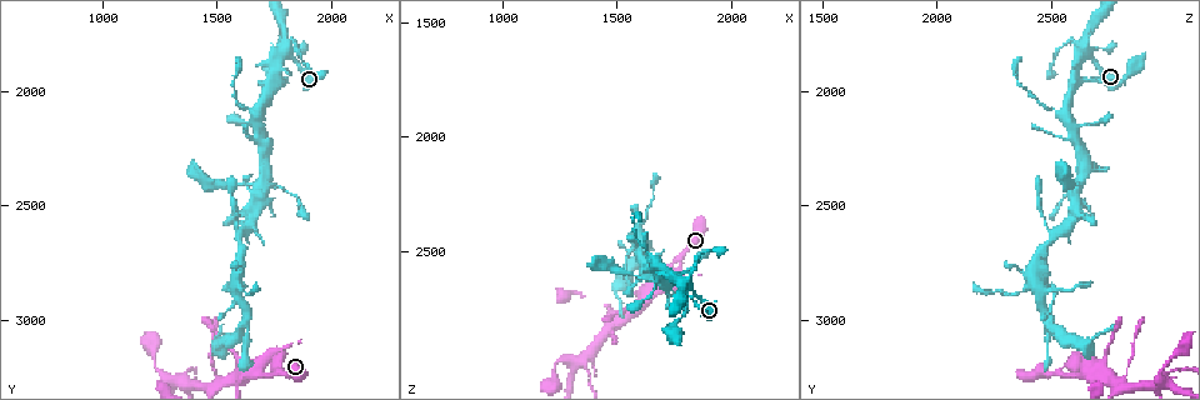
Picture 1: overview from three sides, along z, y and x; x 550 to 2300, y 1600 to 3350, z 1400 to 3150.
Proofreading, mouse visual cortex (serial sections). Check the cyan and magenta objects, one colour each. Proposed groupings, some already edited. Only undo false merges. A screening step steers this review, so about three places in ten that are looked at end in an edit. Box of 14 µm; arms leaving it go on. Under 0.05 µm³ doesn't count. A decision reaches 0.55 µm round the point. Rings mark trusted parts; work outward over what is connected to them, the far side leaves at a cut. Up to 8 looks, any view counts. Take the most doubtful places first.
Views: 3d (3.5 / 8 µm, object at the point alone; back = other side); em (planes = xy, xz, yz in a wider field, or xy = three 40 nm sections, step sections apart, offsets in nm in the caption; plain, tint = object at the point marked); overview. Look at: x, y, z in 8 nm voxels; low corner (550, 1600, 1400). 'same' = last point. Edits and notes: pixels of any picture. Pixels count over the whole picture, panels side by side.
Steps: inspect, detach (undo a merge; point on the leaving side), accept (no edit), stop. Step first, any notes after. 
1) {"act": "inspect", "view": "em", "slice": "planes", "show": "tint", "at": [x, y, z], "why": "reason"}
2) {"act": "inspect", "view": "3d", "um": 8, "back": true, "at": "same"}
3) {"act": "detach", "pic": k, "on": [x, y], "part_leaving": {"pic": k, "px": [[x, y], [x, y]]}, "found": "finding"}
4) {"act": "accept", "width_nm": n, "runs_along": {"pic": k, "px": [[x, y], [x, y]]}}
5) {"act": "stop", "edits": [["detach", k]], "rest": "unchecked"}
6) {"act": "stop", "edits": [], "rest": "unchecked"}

{"act": "inspect", "view": "3d", "um": 3.5, "back": true, "at": [1610, 3230, 2700], "why": "abrupt turn"}

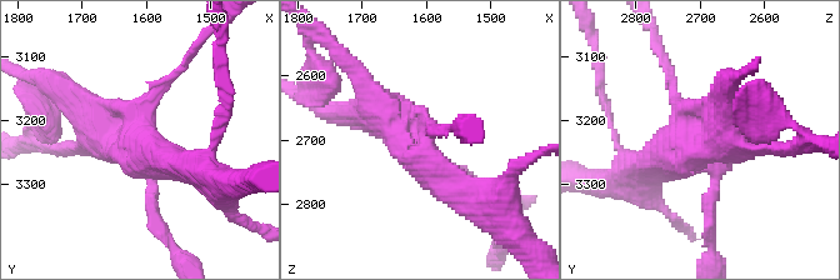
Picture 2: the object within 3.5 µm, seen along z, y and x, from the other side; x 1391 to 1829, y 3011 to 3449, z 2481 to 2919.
{"act": "accept", "runs_along": {"pic": 2, "px": [[363, 80], [420, 164], [466, 193]]}, "found": "all the same cell"}

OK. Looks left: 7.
{"act": "inspect", "view": "3d", "um": 3.5, "at": [1800, 1830, 2650]}

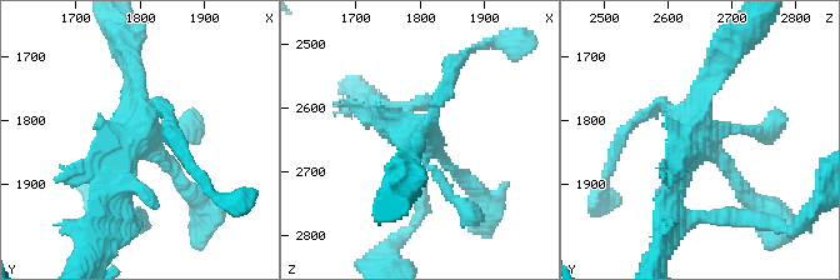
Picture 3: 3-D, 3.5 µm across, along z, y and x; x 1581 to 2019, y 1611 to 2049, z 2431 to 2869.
{"act": "inspect", "view": "em", "slice": "xy", "step": 3, "show": "tint", "at": [1805, 1830, 2650]}

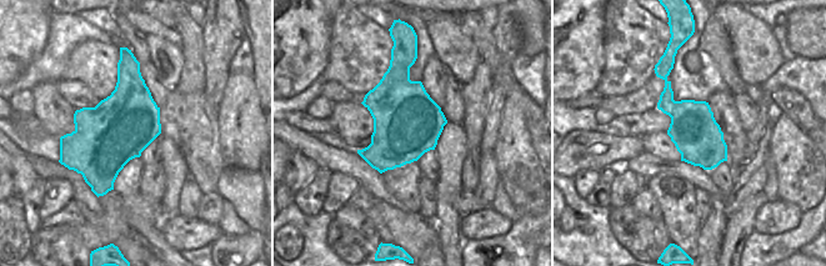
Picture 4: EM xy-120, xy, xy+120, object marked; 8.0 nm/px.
{"act": "accept", "runs_along": {"pic": 3, "px": [[466, 183], [385, 109]]}, "found": "one cell here"}

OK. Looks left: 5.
{"act": "inspect", "view": "3d", "um": 3.5, "at": [1680, 2090, 2560], "why": "arms part here"}

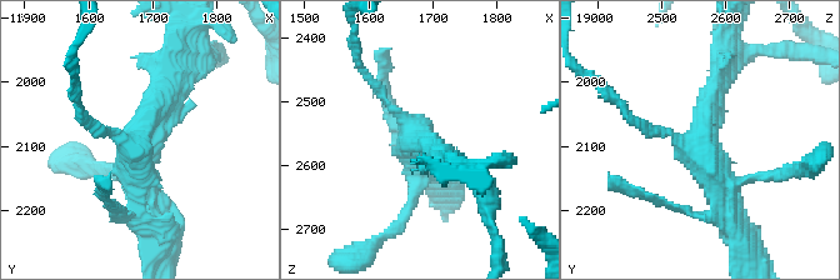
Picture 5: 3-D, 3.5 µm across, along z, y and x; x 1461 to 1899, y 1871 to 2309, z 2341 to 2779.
{"act": "inspect", "view": "em", "slice": "xy", "step": 1, "show": "tint", "at": [1675, 2095, 2560], "why": "shape alone is not enough"}

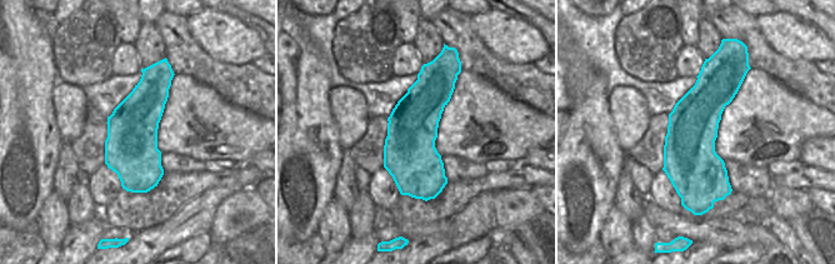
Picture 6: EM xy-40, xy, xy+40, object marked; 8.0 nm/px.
{"act": "accept", "arm_widths_nm": [150, 300, 300], "runs_along": {"pic": 5, "px": [[175, 74], [136, 139], [148, 220]]}, "found": "continuous, no second cell"}

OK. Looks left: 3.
{"act": "stop", "edits": [], "rest": "unchecked"}

